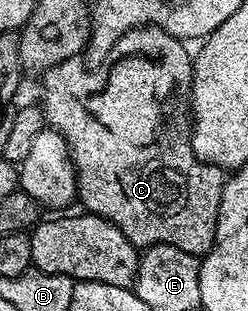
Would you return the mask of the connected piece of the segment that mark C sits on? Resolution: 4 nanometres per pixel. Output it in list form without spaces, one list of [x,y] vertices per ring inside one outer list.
[[[156,26],[125,32],[92,72],[84,59],[74,58],[51,66],[43,74],[48,127],[65,138],[77,175],[76,199],[86,213],[101,216],[127,236],[138,249],[152,244],[179,246],[201,258],[215,242],[219,202],[227,179],[226,169],[203,162],[193,153],[191,97],[193,56],[186,45]]]

